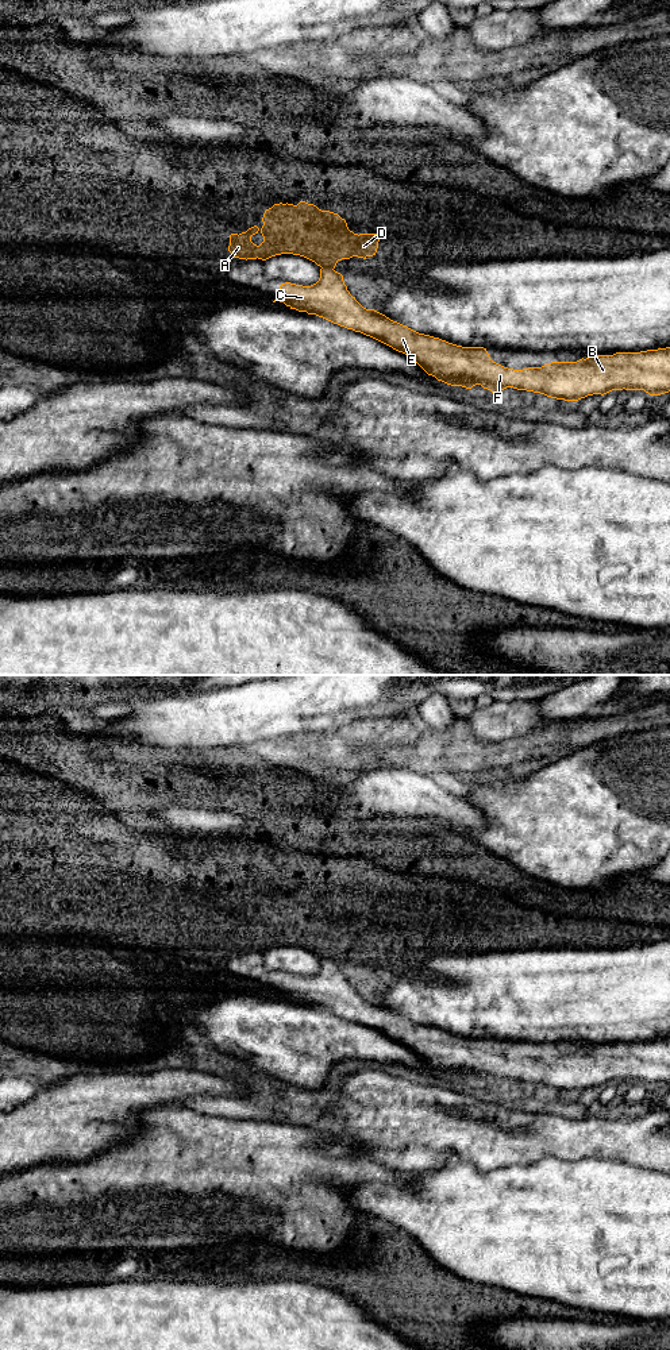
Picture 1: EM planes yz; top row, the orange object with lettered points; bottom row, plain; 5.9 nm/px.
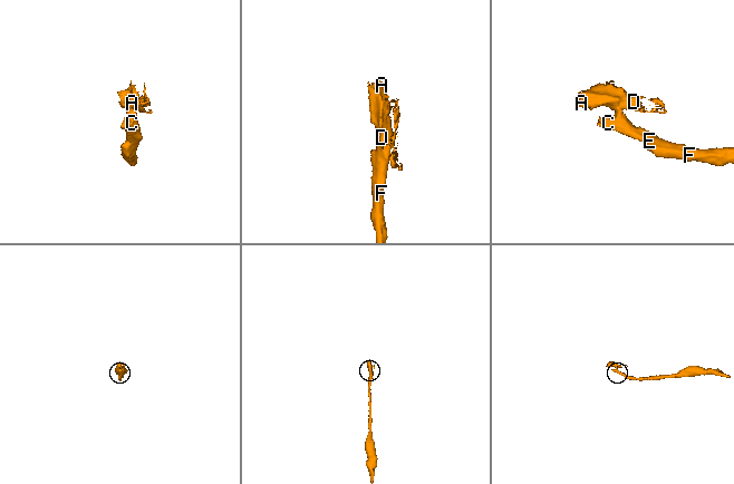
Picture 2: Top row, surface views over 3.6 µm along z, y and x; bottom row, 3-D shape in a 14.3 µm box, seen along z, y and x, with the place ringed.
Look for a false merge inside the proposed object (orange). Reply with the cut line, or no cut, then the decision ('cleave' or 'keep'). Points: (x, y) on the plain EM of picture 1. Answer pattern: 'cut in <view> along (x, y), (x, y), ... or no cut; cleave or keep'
cut in yz along (322, 957), (332, 960); cleave

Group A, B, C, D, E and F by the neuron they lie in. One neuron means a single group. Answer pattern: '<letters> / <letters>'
A D / B C E F

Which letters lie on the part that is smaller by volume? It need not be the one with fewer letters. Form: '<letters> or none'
A, D

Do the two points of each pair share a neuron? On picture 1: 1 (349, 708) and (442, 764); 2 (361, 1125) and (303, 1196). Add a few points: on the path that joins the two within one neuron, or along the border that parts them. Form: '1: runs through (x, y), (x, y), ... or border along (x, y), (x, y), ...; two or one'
1: border along (397, 716), (357, 720), (337, 731); two
2: border along (319, 1130), (350, 1137), (373, 1160); two

